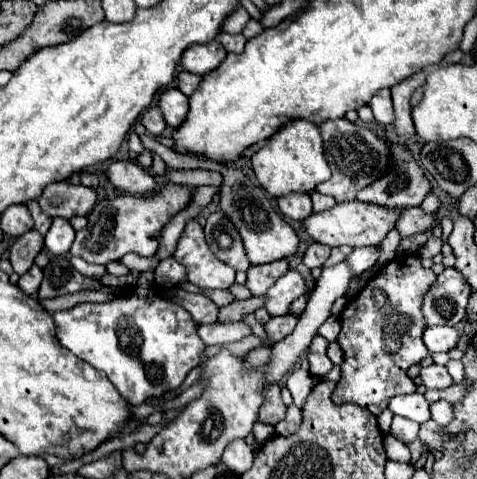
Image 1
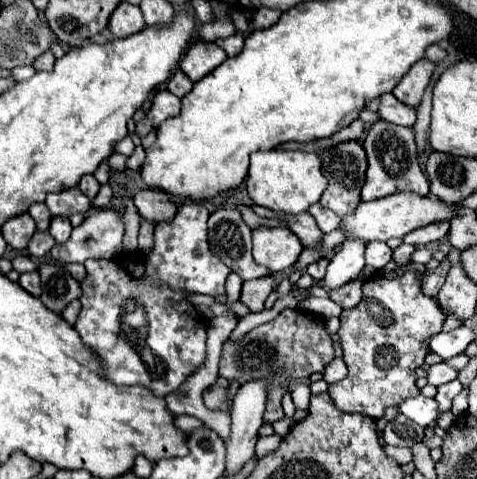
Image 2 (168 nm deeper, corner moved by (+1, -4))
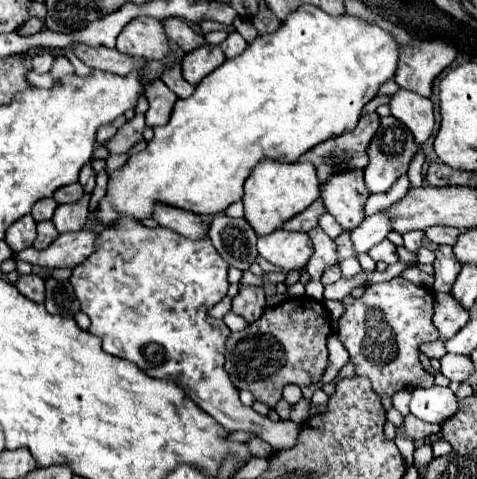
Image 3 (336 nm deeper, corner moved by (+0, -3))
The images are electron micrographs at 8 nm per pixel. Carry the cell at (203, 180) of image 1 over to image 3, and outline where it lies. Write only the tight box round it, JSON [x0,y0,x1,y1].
[281,200,325,232]

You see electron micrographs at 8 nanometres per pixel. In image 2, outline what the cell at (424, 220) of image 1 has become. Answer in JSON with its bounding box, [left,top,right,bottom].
[404,221,450,247]

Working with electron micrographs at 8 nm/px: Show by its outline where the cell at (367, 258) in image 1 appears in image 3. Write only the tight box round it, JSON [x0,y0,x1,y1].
[369,238,397,264]

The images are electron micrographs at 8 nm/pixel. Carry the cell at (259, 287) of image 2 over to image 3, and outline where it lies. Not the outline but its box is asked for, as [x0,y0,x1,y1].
[233,286,265,322]

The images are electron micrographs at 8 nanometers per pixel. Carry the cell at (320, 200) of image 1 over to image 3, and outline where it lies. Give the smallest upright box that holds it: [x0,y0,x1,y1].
[319,212,343,238]

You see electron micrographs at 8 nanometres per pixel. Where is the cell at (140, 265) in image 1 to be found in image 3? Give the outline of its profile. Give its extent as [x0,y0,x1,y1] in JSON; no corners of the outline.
[107,154,127,174]

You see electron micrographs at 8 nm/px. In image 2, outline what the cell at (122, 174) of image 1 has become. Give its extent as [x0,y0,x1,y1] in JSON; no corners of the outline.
[134,189,178,223]

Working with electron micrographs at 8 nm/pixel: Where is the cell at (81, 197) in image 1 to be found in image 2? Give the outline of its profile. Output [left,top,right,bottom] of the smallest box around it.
[46,187,90,217]

